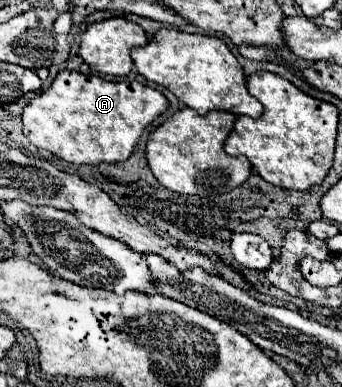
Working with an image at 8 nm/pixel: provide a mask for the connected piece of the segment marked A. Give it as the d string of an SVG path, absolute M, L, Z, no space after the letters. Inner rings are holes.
M61 71L51 87L23 109L23 133L39 149L77 163L99 165L129 159L145 129L169 107L165 95L139 81L105 81L99 75Z

